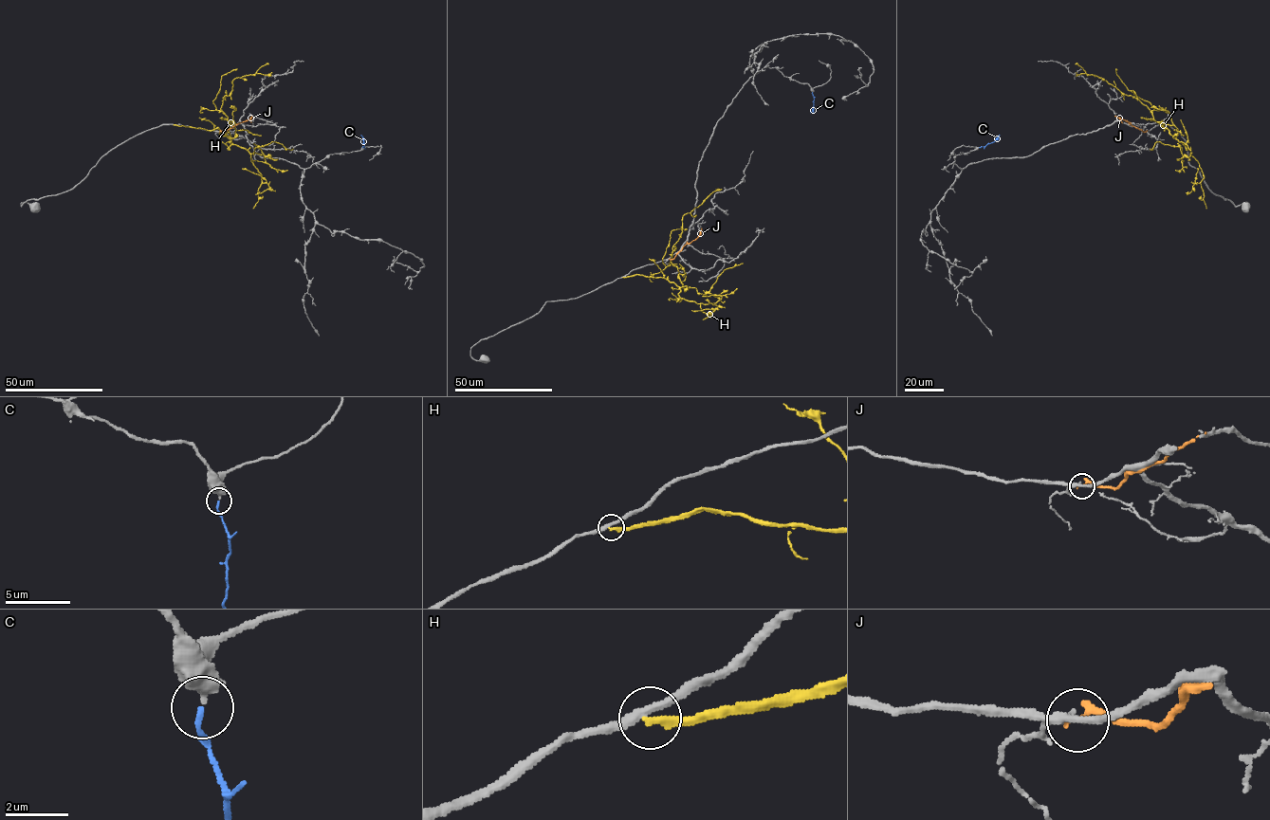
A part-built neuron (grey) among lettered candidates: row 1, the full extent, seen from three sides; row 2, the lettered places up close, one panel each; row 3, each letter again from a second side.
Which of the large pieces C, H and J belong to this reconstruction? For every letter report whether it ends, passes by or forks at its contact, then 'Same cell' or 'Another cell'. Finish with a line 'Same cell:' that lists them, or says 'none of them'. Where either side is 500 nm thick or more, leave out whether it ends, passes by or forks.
C: It ends there. Same cell
H: It ends there. Another cell
J: It ends there. Another cell
Same cell: C

